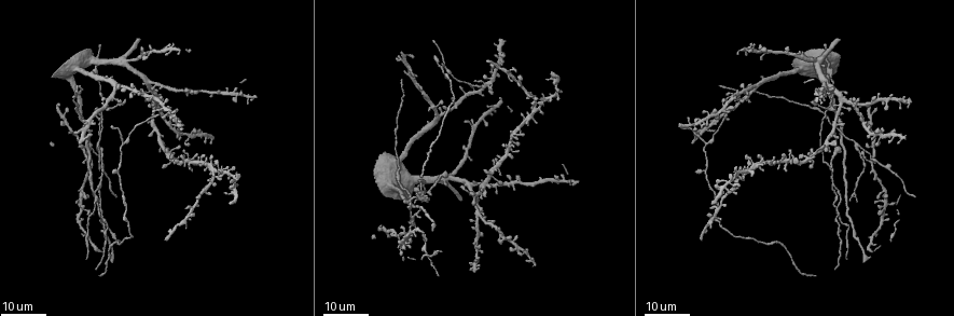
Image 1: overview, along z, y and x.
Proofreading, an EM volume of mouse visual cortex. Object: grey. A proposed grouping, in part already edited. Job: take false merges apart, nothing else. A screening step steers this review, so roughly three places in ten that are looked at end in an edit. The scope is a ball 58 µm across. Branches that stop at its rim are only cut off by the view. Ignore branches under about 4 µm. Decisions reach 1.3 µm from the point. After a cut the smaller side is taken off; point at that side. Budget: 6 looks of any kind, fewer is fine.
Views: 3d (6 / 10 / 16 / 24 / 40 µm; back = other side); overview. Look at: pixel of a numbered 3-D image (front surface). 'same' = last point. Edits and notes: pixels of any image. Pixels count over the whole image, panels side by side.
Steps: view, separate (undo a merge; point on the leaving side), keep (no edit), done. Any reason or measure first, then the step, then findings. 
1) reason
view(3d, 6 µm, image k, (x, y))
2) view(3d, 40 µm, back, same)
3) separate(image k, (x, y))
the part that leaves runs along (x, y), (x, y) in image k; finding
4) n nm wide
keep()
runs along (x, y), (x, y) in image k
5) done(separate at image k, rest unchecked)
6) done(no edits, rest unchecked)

side arm on a straight run
view(3d, 16 µm, image 1, (832, 185))

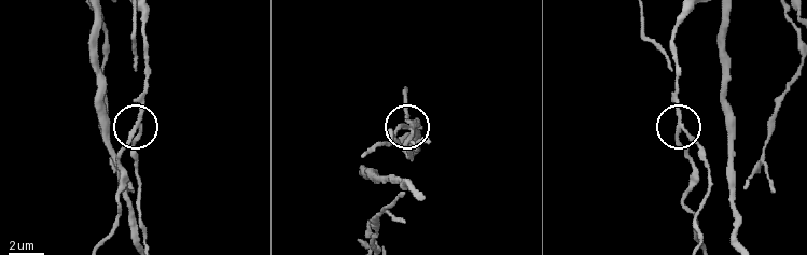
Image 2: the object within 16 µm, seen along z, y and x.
view(3d, 6 µm, image 2, (403, 126))

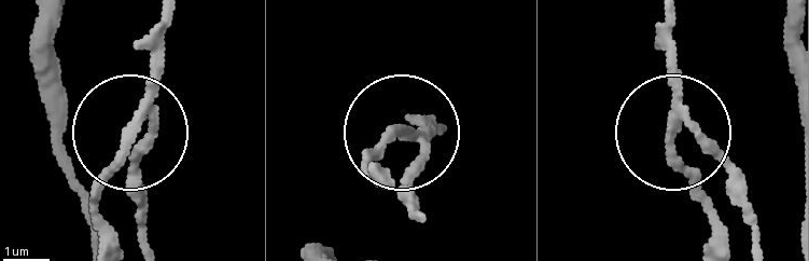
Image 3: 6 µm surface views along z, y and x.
200 nm wide
separate(image 3, (140, 42))
the part that leaves runs along (149, 105), (161, 16) in image 3; a second neuron is stuck on

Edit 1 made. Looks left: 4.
view(overview)

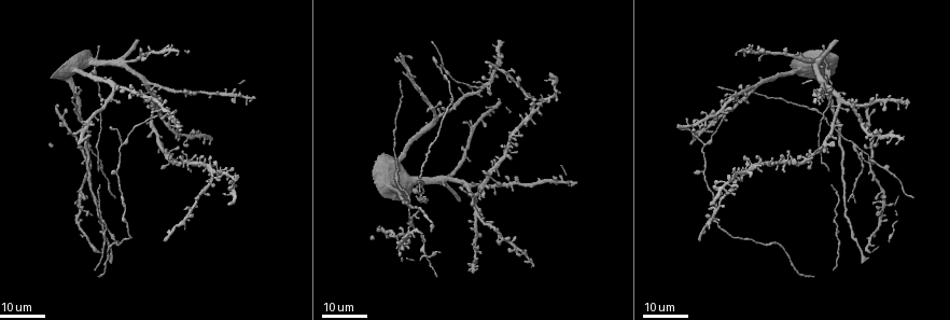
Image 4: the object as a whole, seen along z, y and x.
small branch off a trunk
view(3d, 16 µm, image 4, (121, 145))

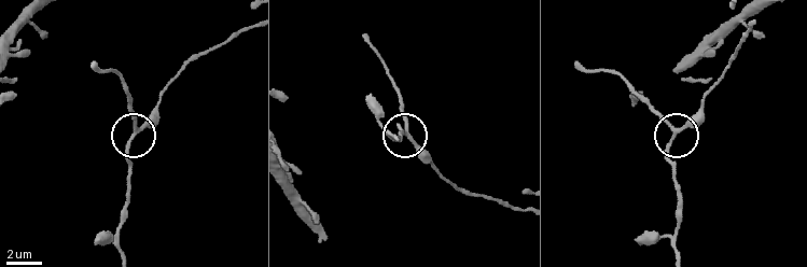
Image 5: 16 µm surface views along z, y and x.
view(3d, 6 µm, image 5, (135, 125))

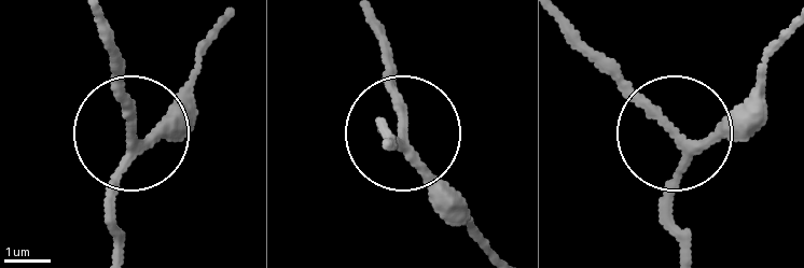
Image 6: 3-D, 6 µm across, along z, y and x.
180 nm wide
keep()
runs along (496, 249), (418, 168), (391, 44) in image 6; one neuron here

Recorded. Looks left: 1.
done(separate at image 3, rest unchecked)

